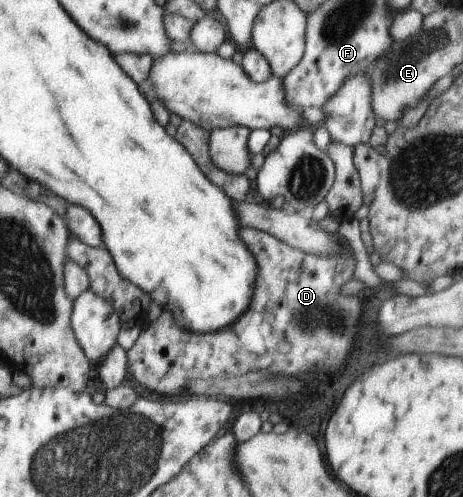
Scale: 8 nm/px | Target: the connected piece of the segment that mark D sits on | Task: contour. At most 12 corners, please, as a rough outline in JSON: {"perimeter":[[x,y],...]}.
{"perimeter":[[241,227],[249,311],[193,333],[142,325],[129,378],[183,396],[193,379],[339,371],[363,303],[356,260]]}

